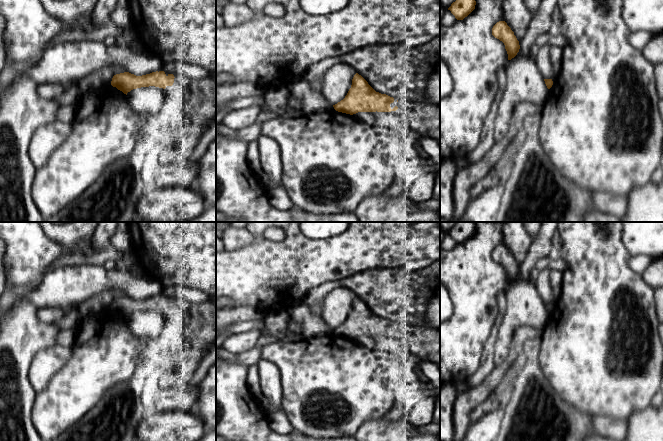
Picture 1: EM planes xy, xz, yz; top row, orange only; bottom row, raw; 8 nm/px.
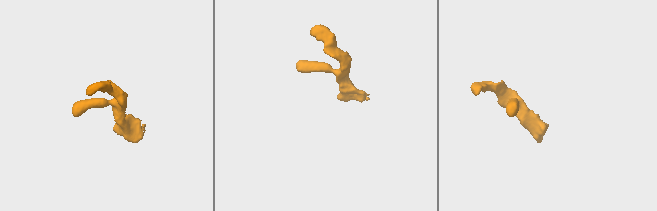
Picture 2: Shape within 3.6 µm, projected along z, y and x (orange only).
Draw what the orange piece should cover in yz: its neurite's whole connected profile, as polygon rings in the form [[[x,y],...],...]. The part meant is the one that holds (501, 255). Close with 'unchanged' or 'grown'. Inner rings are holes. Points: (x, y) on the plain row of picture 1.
[[[499,245],[493,250],[492,259],[504,267],[508,284],[517,279],[520,273],[519,265],[505,245]]]; unchanged

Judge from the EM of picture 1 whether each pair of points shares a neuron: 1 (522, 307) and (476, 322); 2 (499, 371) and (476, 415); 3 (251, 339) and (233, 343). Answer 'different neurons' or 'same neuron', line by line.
1: different neurons
2: different neurons
3: same neuron

